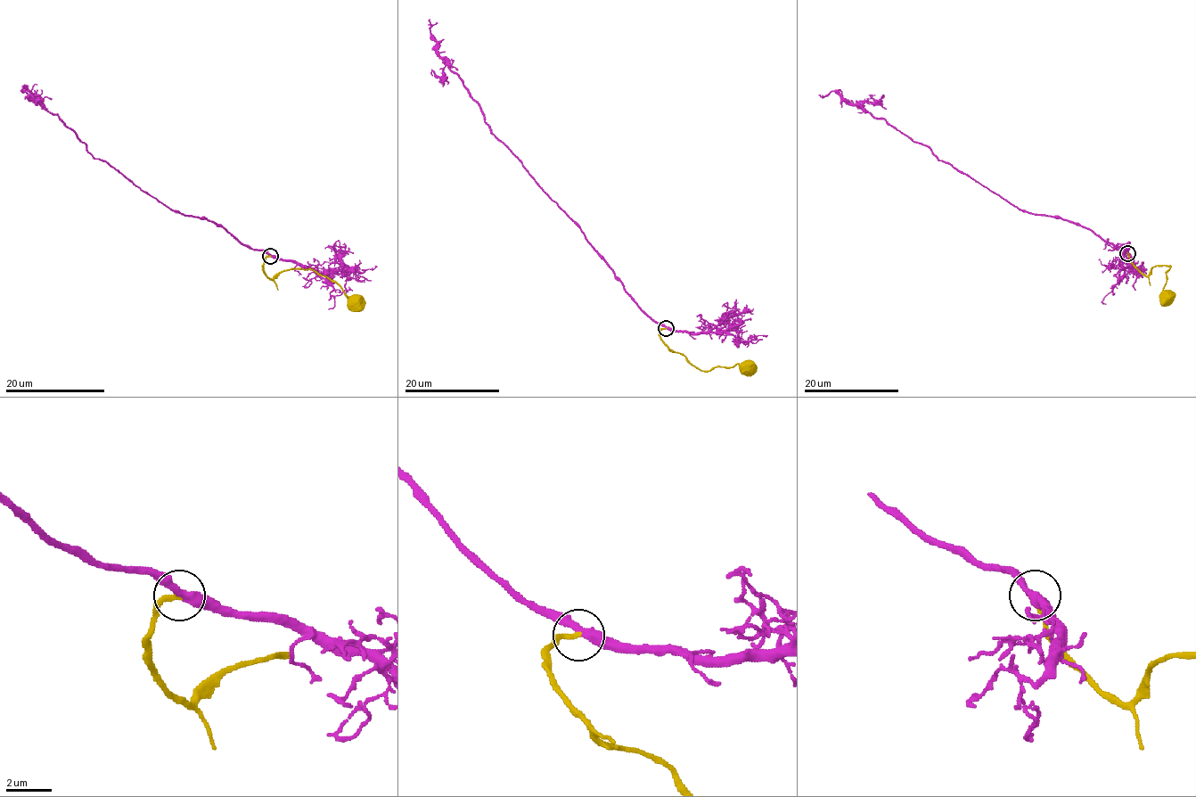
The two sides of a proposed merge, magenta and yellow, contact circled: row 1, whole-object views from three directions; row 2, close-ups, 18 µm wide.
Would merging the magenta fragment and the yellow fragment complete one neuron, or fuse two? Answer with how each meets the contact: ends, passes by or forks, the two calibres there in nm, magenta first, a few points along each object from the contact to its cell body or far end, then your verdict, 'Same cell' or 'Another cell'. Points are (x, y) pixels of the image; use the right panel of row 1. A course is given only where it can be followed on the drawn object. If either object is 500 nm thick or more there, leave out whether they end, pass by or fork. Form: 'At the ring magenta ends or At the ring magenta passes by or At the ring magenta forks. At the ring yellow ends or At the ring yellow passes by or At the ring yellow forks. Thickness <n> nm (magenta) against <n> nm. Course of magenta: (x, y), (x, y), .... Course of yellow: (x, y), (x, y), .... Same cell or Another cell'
At the ring magenta passes by. At the ring yellow ends. Thickness 360 nm (magenta) against 220 nm. Course of magenta: (1126, 253), (1088, 228), (1019, 210), (884, 119), (847, 103), (835, 91), (818, 94). Course of yellow: (1127, 253), (1131, 263), (1147, 275), (1154, 267), (1169, 267), (1166, 271), (1163, 291), (1167, 299). Same cell

